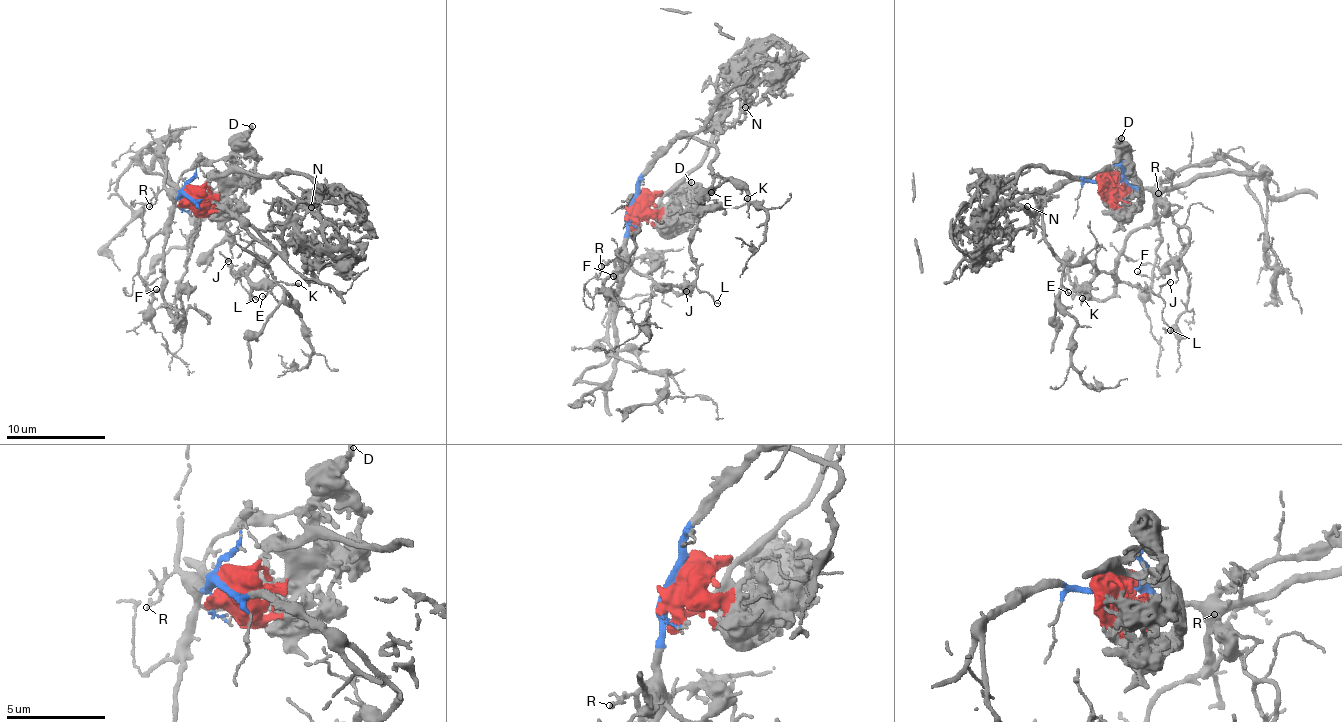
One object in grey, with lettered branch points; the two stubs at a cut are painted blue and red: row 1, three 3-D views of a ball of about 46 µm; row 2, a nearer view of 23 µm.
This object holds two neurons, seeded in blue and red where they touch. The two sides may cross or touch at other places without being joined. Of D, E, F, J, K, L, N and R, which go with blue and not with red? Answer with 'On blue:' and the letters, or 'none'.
On blue: E, F, J, K, L, R

